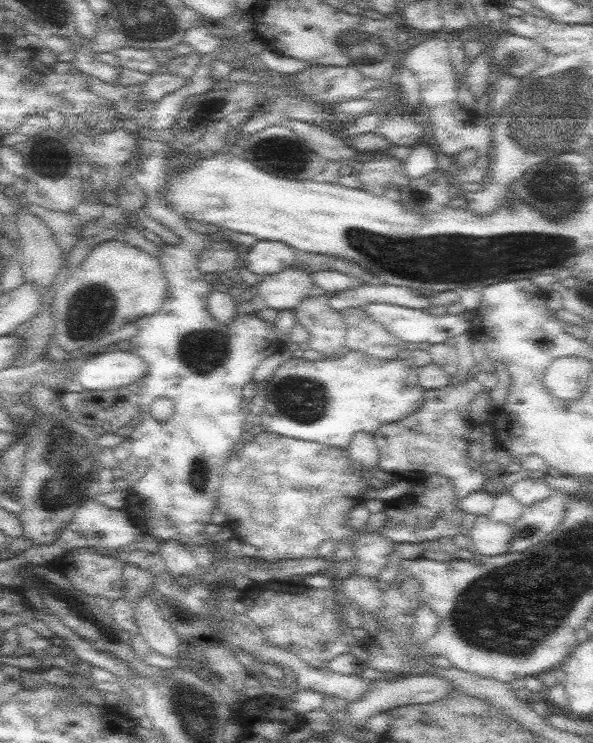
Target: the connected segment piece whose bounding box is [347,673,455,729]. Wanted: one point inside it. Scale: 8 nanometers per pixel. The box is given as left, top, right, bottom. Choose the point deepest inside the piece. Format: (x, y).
(385, 695)

